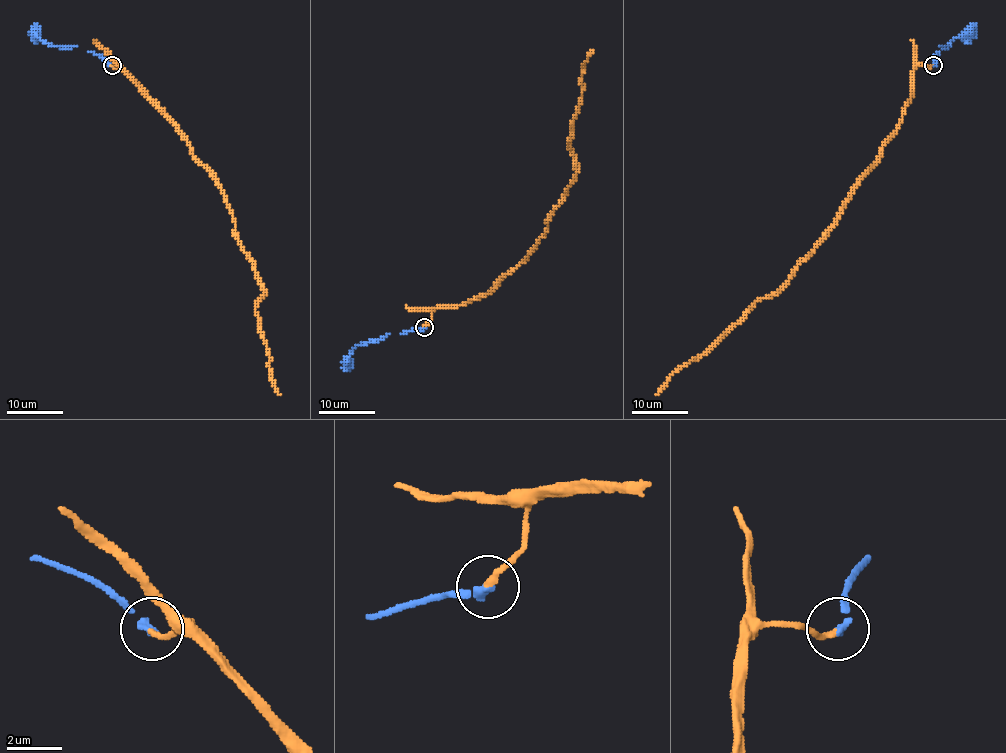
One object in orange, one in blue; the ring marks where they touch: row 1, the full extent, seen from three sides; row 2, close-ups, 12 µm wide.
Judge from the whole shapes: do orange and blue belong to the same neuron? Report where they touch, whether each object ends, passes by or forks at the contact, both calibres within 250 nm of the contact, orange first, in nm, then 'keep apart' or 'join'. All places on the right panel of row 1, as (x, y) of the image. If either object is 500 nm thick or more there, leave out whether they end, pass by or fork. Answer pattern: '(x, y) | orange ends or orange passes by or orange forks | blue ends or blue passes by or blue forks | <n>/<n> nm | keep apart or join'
(933, 65) | orange ends | blue ends | 190/240 nm | join

